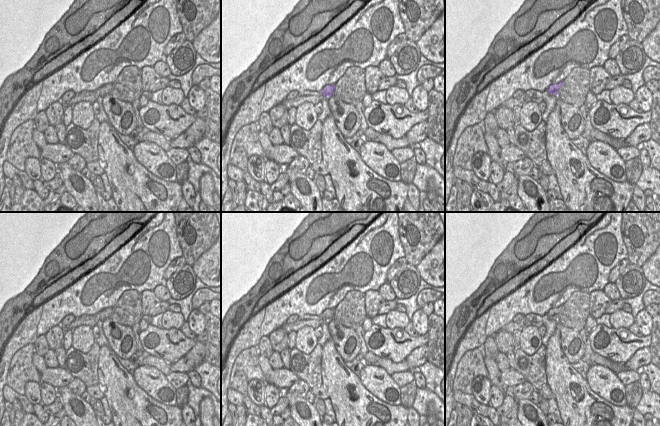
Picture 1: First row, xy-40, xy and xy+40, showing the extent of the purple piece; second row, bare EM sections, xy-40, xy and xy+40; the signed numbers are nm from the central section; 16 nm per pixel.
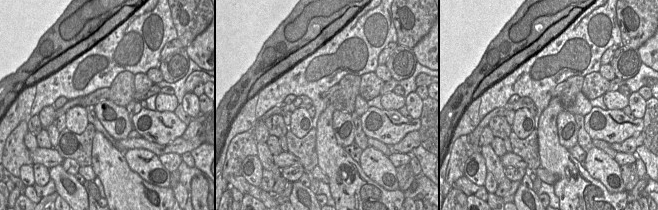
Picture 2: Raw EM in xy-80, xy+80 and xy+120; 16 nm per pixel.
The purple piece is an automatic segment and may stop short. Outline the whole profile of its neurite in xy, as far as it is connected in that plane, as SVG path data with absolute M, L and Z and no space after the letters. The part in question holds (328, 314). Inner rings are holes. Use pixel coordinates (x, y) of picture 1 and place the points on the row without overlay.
M326 309L319 316L306 314L303 317L299 317L298 320L294 323L288 324L285 323L282 328L289 334L292 331L298 331L299 329L310 326L316 329L321 326L322 323L328 322L334 318L335 310Z

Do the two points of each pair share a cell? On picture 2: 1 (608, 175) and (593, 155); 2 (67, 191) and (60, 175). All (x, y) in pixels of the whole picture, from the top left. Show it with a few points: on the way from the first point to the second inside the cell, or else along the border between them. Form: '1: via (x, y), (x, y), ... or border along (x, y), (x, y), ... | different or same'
1: via (605, 170), (596, 160) | same
2: via (67, 187), (63, 179) | same

